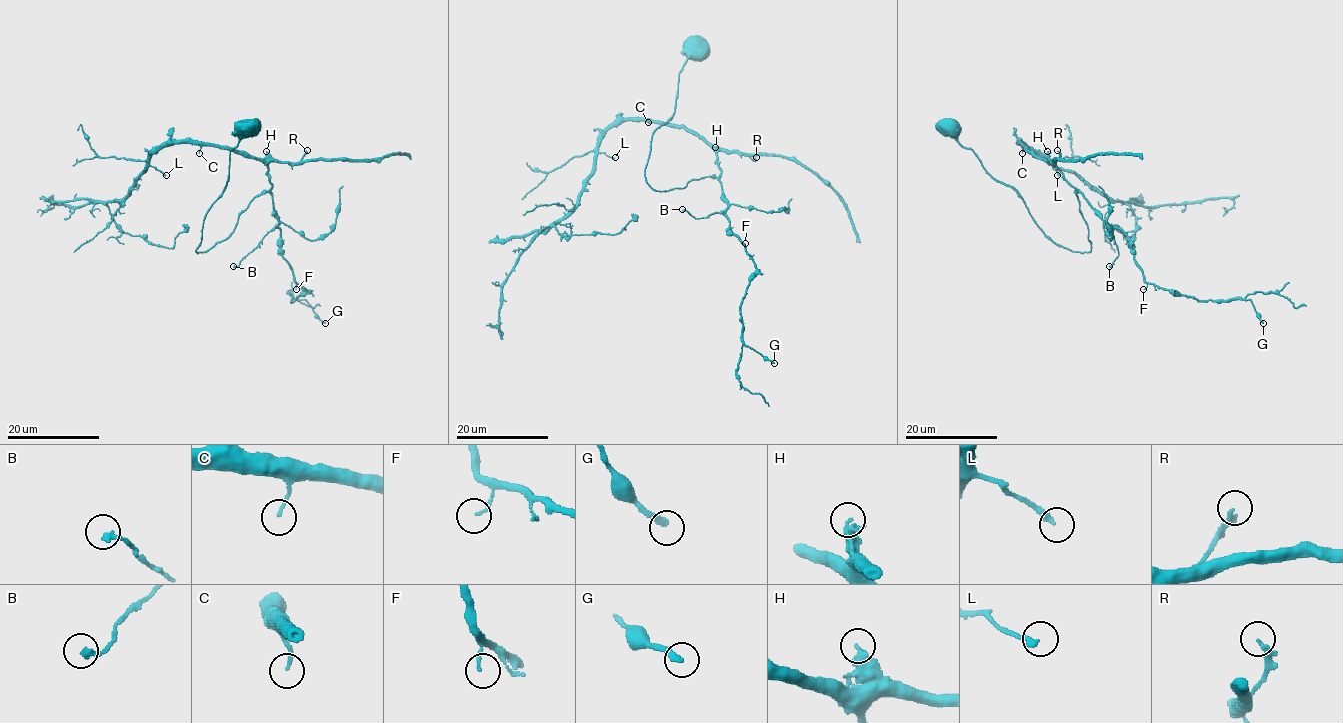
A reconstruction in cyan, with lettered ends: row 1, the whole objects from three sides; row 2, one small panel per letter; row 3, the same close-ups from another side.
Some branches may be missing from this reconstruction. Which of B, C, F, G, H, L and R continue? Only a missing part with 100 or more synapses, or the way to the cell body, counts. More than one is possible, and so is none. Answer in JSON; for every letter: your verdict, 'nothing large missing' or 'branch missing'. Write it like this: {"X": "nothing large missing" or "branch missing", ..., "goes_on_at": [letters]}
{"B": "nothing large missing", "C": "nothing large missing", "F": "nothing large missing", "G": "nothing large missing", "H": "nothing large missing", "L": "nothing large missing", "R": "nothing large missing", "goes_on_at": []}

